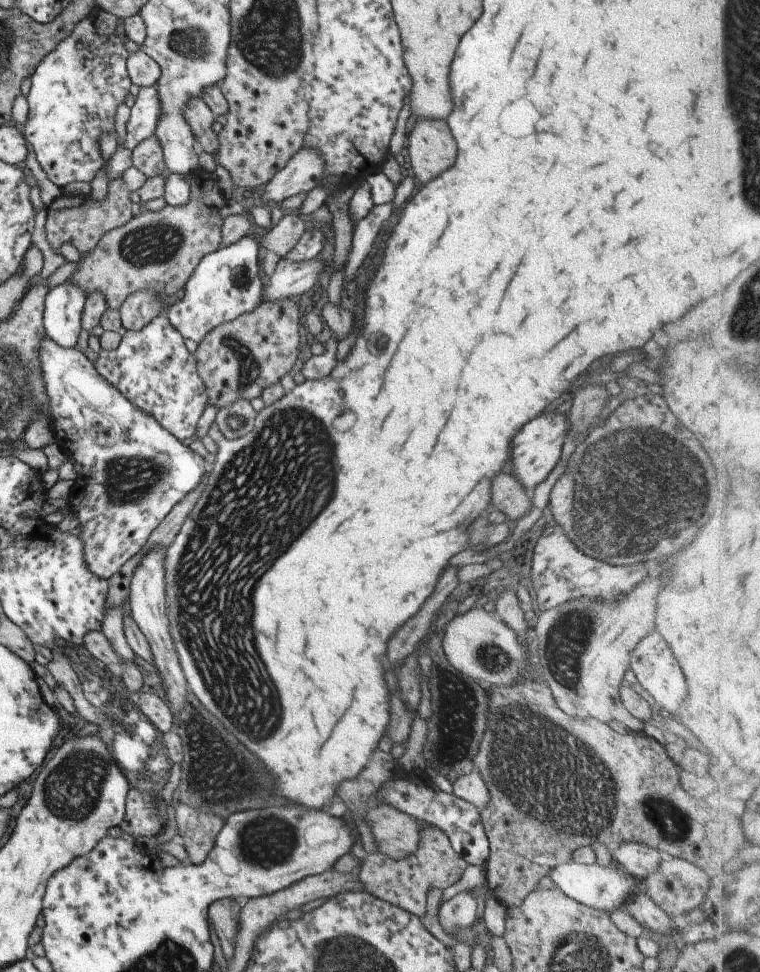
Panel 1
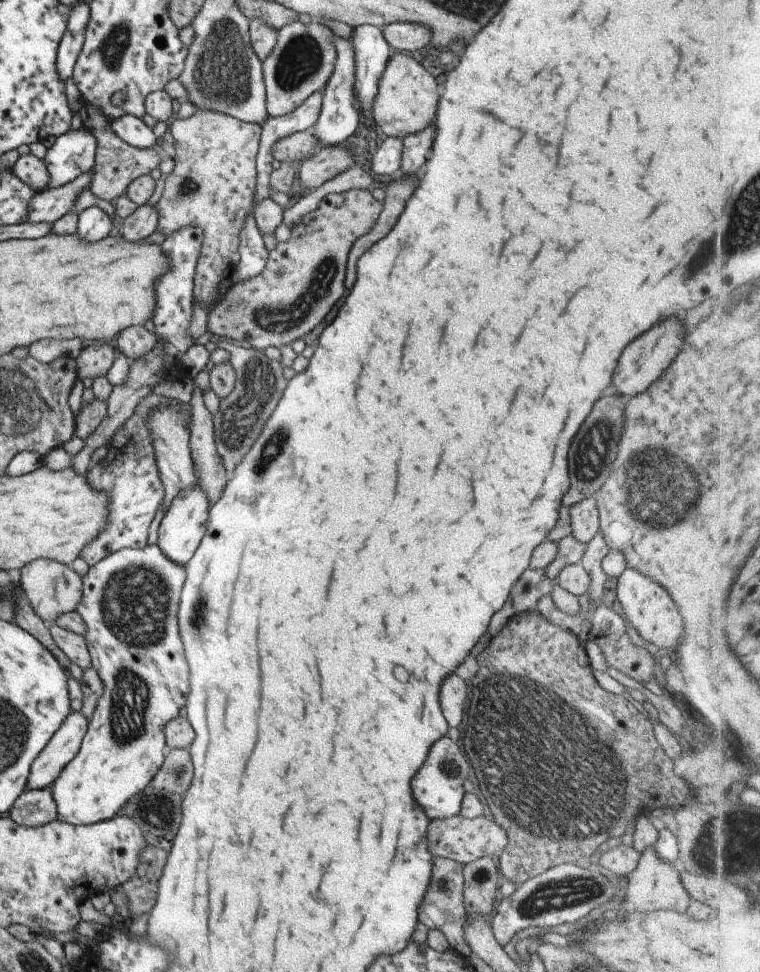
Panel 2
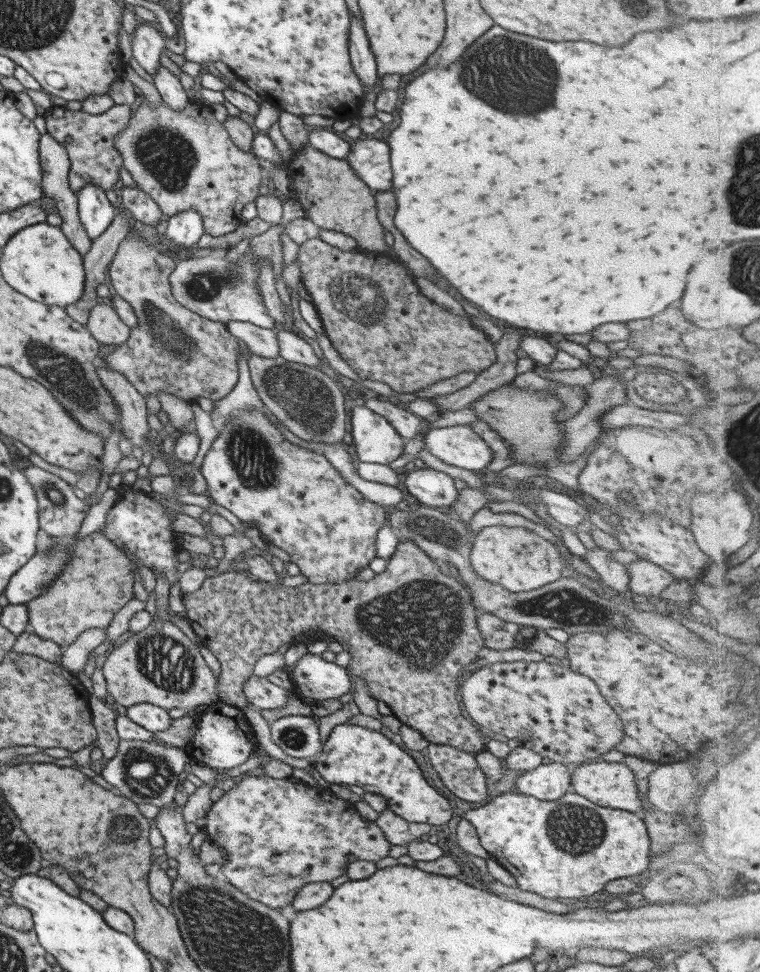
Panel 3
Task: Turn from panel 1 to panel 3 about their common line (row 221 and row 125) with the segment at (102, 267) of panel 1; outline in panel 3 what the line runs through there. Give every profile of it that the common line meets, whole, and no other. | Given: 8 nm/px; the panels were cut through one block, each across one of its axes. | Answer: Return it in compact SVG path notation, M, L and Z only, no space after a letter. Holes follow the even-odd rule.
M147 98L131 114L127 128L115 136L115 149L121 153L121 164L126 168L136 188L143 190L161 209L167 218L183 212L195 210L201 216L204 233L221 236L233 232L243 220L239 212L248 202L254 202L258 195L260 174L257 158L249 152L239 150L225 131L224 126L214 119L212 110L202 103L191 102L180 112L170 110L160 99L157 107L151 107Z

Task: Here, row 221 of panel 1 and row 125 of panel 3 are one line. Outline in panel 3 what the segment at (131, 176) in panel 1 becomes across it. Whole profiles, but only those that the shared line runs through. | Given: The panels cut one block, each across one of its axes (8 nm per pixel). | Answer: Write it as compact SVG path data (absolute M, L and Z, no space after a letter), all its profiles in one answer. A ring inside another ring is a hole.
M111 106L102 114L86 114L81 111L66 110L65 107L51 107L43 115L46 133L63 146L69 159L67 186L73 194L79 194L83 184L99 186L104 191L115 189L120 180L117 170L121 166L121 153L115 149L115 136L127 128L131 117L129 106Z

